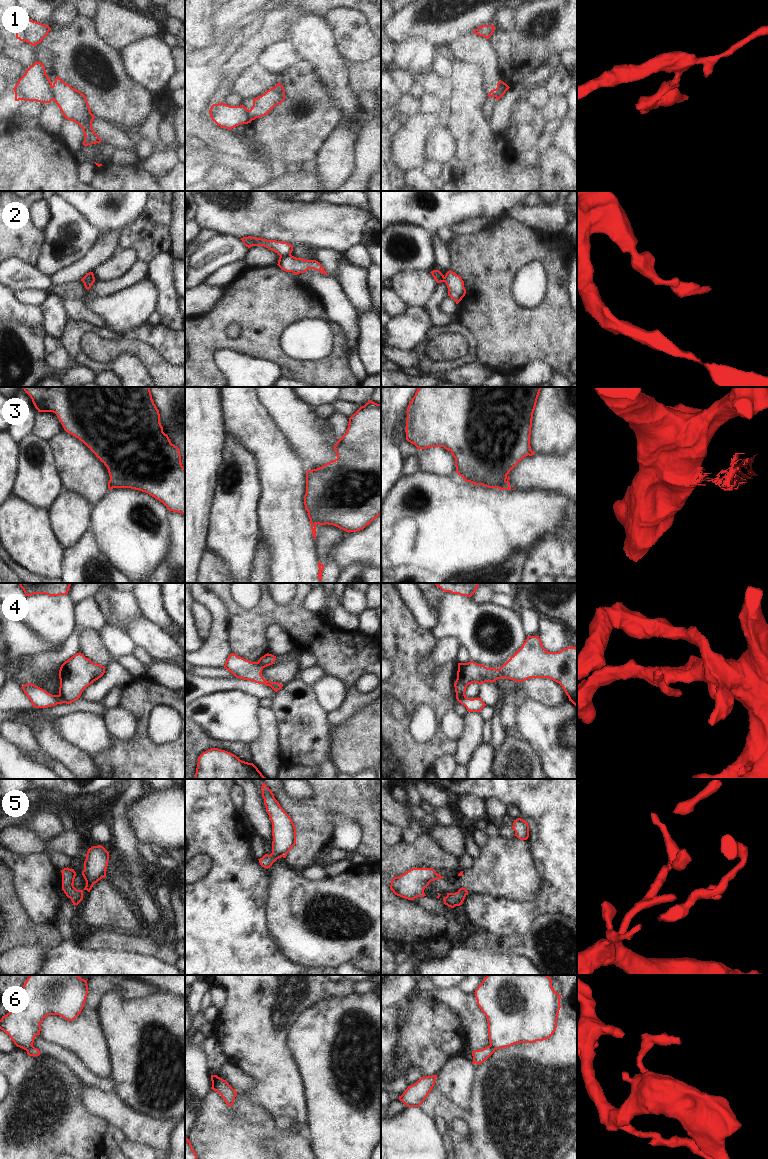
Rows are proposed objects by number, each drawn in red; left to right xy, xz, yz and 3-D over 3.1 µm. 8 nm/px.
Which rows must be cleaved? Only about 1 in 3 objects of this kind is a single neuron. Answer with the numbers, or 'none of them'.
1, 2, 3, 4, 6

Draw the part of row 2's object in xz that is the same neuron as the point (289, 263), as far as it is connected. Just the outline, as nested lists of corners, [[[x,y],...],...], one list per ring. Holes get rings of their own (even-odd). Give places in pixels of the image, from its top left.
[[[291,254],[288,256],[280,256],[277,264],[282,270],[292,272],[295,275],[305,273],[308,269],[320,271],[322,274],[328,275],[323,266],[316,260],[305,260],[296,258]]]

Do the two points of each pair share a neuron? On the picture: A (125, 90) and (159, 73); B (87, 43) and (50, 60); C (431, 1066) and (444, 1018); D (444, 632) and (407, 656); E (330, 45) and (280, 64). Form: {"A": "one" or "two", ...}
{"A": "two", "B": "two", "C": "one", "D": "two", "E": "two"}

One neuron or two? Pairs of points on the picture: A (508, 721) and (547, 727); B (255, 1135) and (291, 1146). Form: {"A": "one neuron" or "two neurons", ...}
{"A": "two neurons", "B": "one neuron"}

